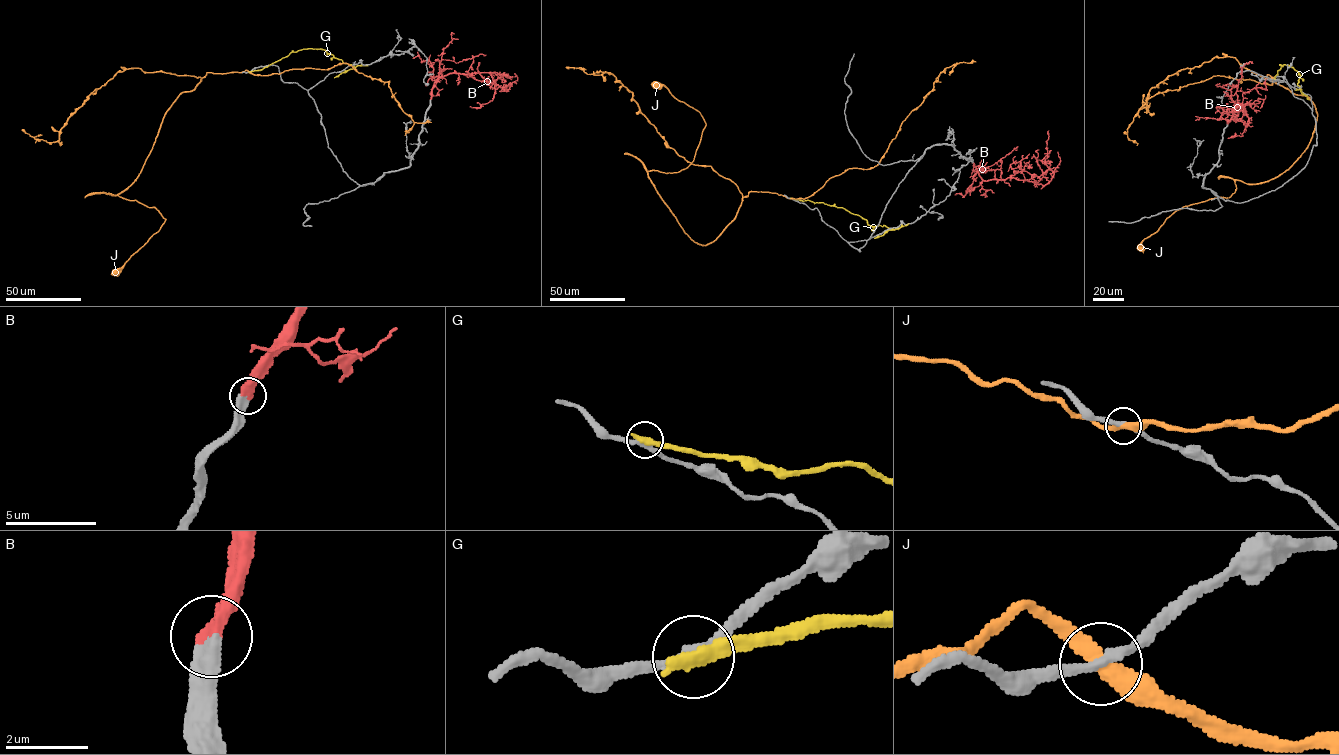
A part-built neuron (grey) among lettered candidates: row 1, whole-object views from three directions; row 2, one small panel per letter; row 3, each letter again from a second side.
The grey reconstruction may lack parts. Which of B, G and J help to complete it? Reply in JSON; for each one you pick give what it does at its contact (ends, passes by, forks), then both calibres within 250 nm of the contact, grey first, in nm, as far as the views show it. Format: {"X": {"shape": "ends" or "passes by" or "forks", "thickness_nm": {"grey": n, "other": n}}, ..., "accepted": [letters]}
{"B": {"shape": "ends", "thickness_nm": {"grey": 440, "other": 440}}, "accepted": ["B"]}

